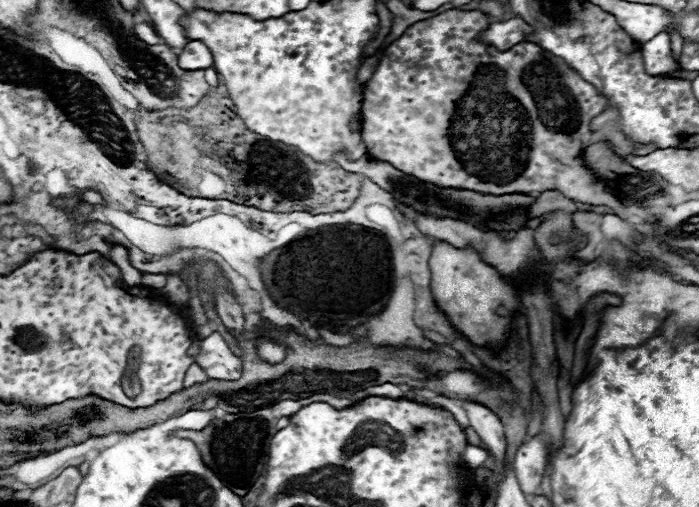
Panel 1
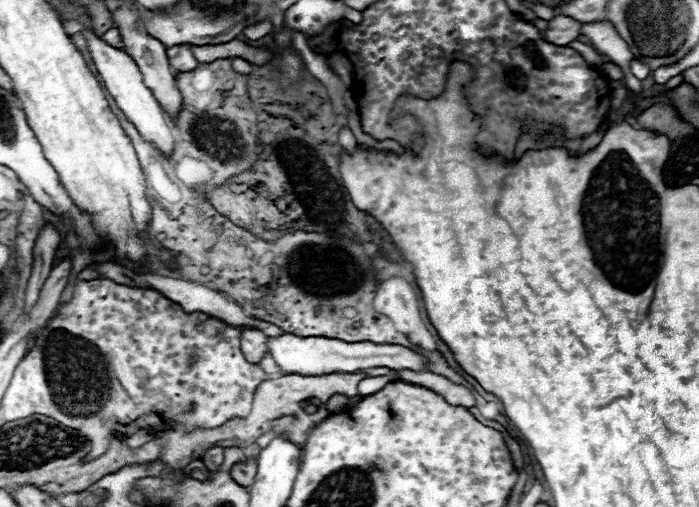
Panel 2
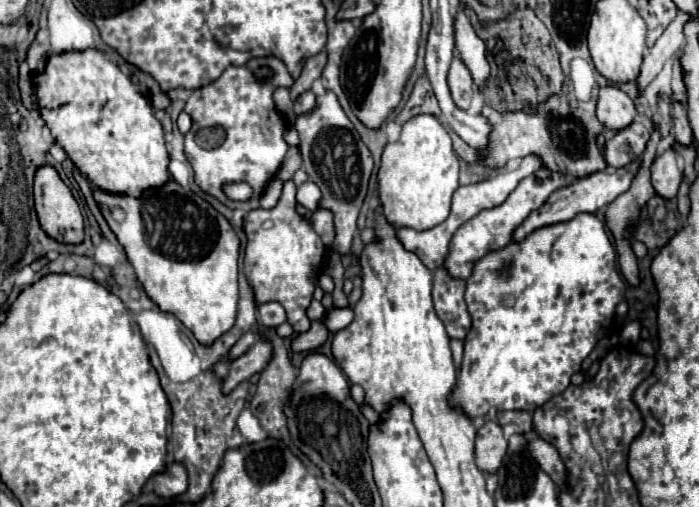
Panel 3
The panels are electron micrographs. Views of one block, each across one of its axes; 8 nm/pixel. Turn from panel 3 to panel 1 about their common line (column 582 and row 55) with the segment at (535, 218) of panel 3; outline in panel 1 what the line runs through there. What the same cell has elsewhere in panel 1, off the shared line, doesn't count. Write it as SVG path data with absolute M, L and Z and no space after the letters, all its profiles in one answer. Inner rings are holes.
M200 40L188 42L182 52L178 54L178 66L184 70L204 70L214 64L212 52L206 44L200 44Z

